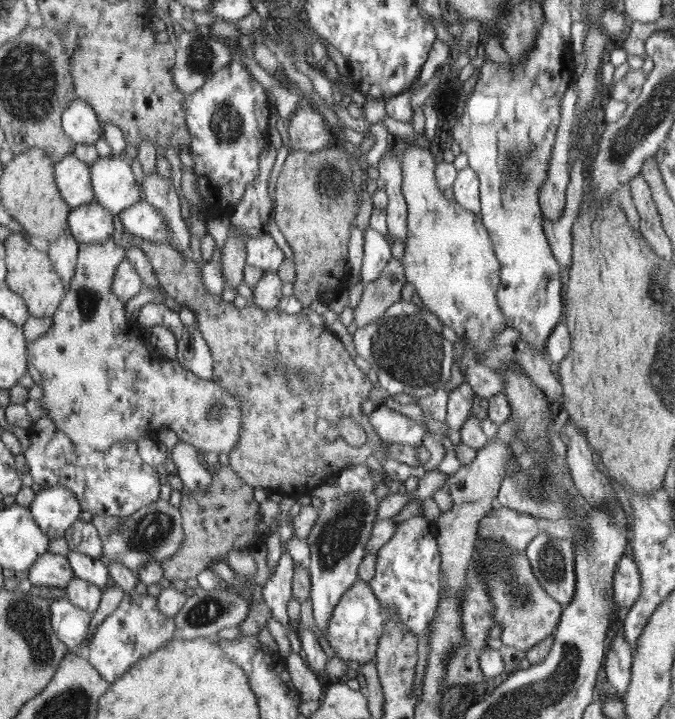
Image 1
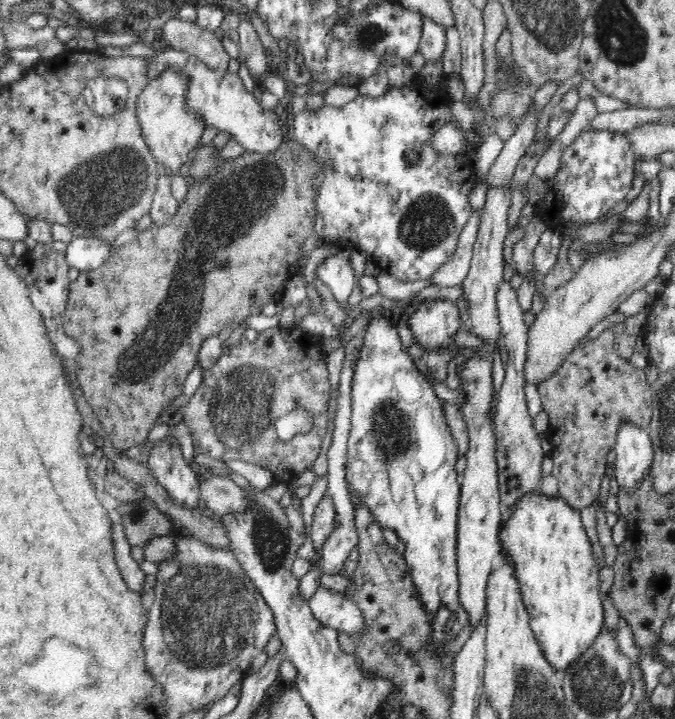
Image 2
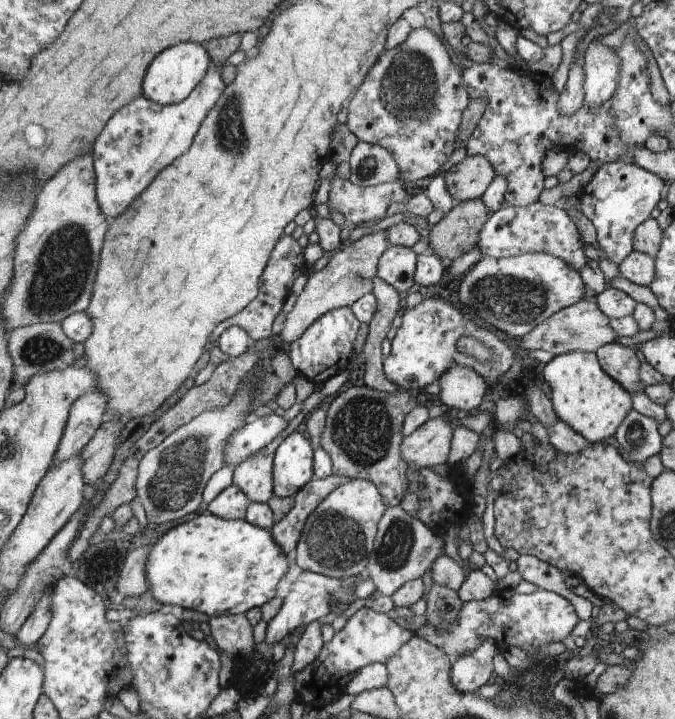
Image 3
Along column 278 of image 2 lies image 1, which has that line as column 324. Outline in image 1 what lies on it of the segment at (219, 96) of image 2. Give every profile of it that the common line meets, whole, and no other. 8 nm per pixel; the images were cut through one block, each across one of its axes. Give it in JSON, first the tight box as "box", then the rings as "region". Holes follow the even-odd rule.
{"box":[288,103,330,152],"region":[[[308,103],[292,115],[288,123],[289,146],[291,151],[316,152],[329,148],[330,130],[324,124],[322,111]]]}

